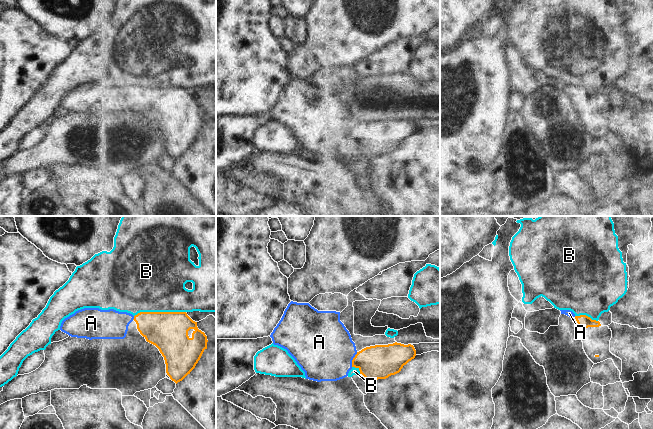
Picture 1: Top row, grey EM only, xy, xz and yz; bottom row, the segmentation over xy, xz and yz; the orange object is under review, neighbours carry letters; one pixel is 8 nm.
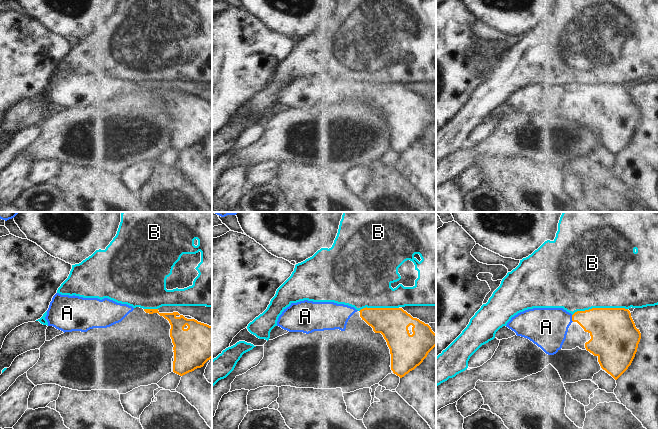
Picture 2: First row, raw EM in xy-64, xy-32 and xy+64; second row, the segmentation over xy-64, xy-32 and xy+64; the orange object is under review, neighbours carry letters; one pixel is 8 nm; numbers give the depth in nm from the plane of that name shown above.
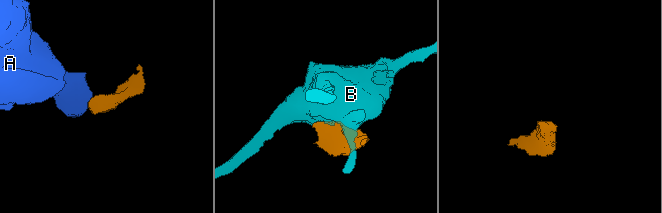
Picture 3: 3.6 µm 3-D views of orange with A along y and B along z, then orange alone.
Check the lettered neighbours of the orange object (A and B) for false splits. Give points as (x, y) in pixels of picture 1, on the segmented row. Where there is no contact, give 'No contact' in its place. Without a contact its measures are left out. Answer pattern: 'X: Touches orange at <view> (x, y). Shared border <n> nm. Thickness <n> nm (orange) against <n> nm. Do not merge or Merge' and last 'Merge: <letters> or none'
A: Touches orange at xz (353, 359). Shared border 130 nm. Thickness 280 nm (orange) against 480 nm. Merge
B: Touches orange at xy (159, 312). Shared border 420 nm. Thickness 320 nm (orange) against 480 nm. Do not merge
Merge: A.

